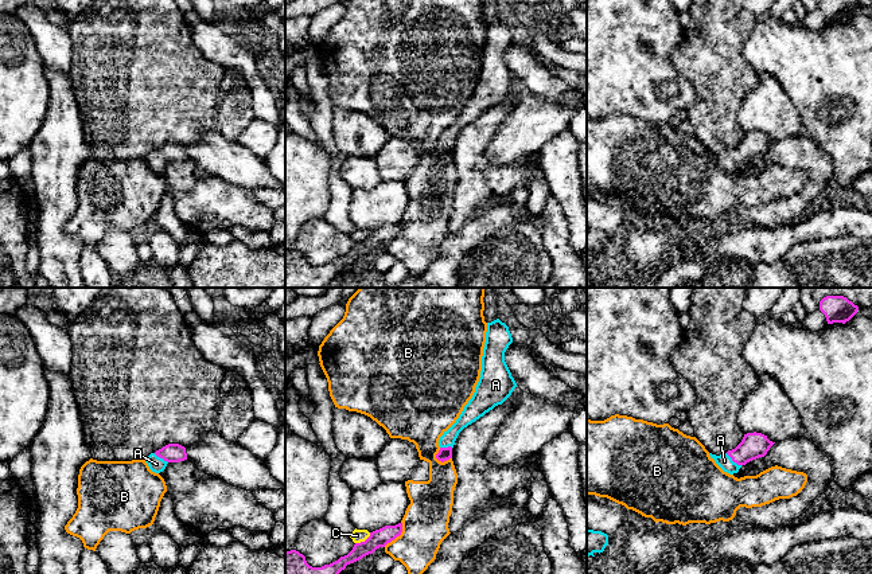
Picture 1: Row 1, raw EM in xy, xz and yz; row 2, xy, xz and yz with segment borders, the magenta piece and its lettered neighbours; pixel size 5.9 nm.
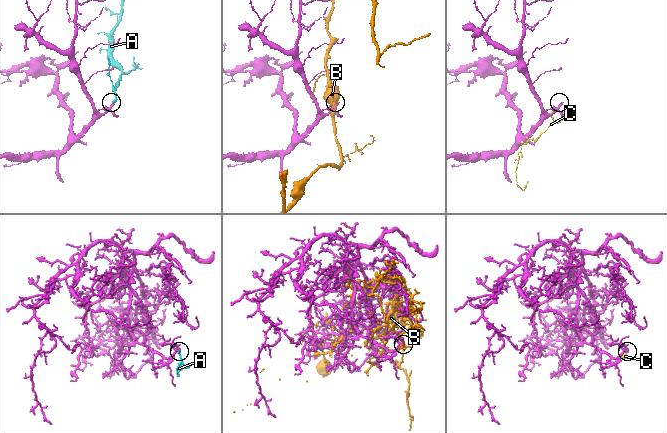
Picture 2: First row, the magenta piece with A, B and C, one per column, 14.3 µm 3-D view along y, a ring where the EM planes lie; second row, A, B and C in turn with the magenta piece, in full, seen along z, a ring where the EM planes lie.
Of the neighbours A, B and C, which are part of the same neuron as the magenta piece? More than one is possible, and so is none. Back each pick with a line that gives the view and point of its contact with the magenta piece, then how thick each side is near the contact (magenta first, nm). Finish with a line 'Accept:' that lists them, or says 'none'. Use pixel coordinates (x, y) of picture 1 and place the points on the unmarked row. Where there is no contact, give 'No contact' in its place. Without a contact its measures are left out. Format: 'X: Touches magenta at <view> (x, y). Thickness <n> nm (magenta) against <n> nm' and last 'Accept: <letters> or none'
A: Touches magenta at yz (734, 160). Thickness 160 nm (magenta) against 90 nm
Accept: A

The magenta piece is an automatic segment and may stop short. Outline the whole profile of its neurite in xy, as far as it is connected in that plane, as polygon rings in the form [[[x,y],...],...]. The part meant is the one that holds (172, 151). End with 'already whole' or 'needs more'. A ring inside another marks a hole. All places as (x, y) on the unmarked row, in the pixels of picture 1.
[[[168,142],[155,152],[151,152],[144,159],[152,171],[160,172],[166,168],[168,161],[179,161],[187,159],[187,152],[186,147],[179,142]]] | needs more

